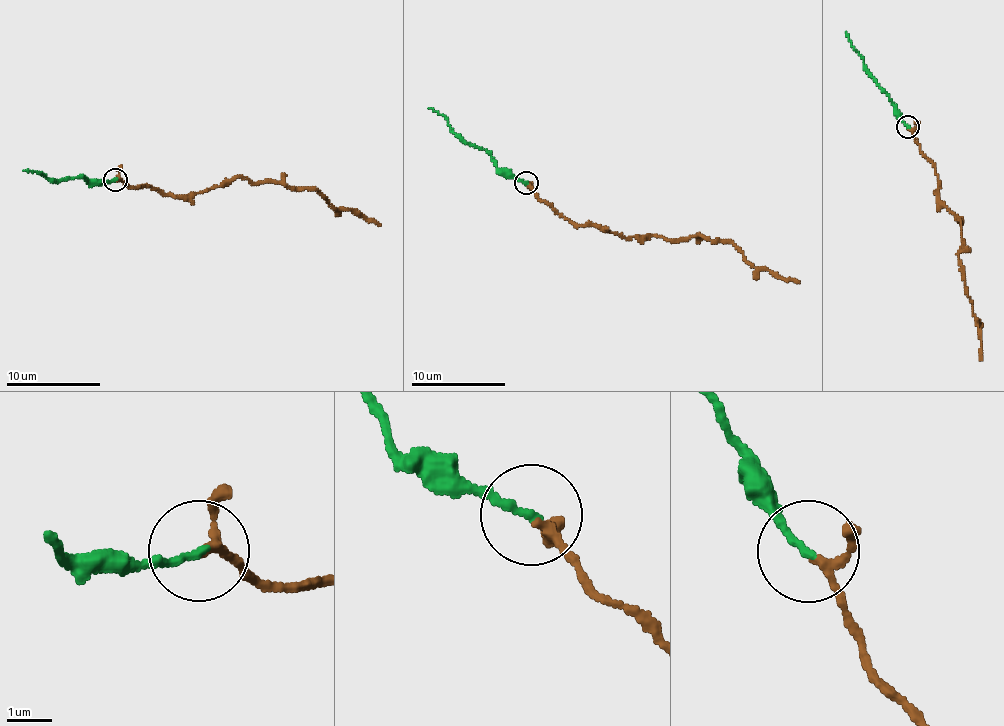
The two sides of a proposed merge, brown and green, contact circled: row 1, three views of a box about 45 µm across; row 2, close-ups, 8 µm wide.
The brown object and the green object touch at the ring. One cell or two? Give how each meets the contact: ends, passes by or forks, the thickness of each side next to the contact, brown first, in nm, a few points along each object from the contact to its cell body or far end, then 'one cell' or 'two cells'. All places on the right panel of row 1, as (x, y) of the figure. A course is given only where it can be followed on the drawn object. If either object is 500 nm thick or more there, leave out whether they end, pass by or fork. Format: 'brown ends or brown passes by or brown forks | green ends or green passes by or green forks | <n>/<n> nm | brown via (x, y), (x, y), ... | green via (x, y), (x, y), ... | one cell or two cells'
brown passes by | green ends | 150/180 nm | brown via (907, 129), (932, 165), (942, 205), (960, 221), (958, 258), (978, 326), (979, 360) | green via (907, 126), (851, 45), (846, 32) | one cell

